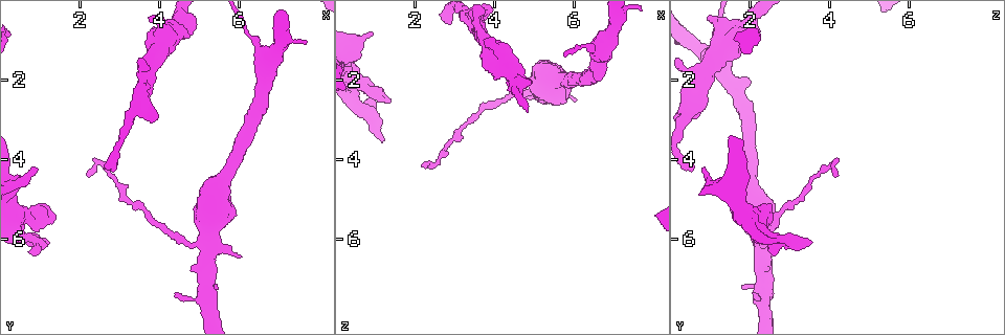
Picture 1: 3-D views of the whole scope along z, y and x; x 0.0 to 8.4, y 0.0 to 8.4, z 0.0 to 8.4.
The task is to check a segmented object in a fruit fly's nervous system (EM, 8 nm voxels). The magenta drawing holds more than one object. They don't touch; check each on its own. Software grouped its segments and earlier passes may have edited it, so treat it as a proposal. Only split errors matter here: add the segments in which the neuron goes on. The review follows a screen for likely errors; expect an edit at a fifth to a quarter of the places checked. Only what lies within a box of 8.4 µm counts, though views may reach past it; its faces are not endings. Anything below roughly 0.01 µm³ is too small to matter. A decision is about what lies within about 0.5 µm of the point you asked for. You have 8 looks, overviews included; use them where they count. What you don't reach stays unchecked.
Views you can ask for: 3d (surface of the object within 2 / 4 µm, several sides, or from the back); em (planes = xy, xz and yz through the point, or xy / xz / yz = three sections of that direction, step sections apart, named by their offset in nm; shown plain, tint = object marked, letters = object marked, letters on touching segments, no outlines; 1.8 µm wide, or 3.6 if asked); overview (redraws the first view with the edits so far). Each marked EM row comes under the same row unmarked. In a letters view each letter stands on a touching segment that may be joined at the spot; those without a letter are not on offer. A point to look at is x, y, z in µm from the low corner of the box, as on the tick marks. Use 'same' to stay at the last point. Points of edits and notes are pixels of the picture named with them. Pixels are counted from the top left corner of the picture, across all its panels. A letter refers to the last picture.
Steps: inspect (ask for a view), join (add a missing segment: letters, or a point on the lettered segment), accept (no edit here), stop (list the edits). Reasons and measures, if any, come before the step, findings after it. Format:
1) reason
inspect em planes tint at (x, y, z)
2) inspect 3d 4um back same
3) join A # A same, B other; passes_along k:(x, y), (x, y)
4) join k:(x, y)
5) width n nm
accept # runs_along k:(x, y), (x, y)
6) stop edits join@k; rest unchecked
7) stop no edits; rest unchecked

branch stops here
inspect em yz step 4 letters at (4.45, 7.35, 2.10)

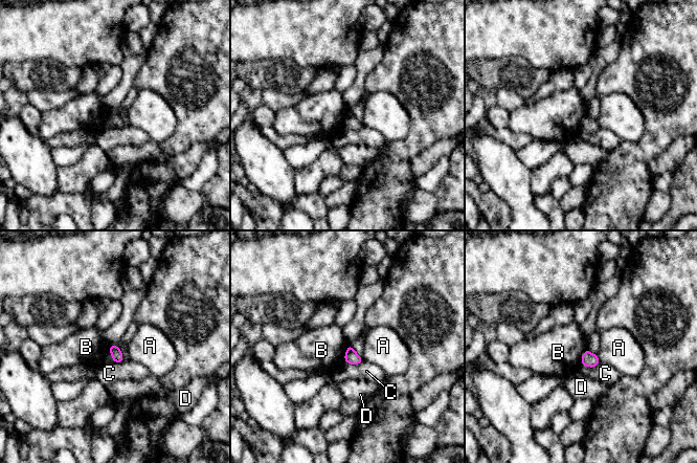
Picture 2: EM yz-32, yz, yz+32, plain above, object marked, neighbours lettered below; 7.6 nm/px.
longest_contact C 150 nm
accept # A other, B other, C other, D other; border 2:(350, 344), (345, 350), (343, 361); none of them fits

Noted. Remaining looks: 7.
stops while still wide
inspect em planes letters at (6.05, 6.40, 2.55)

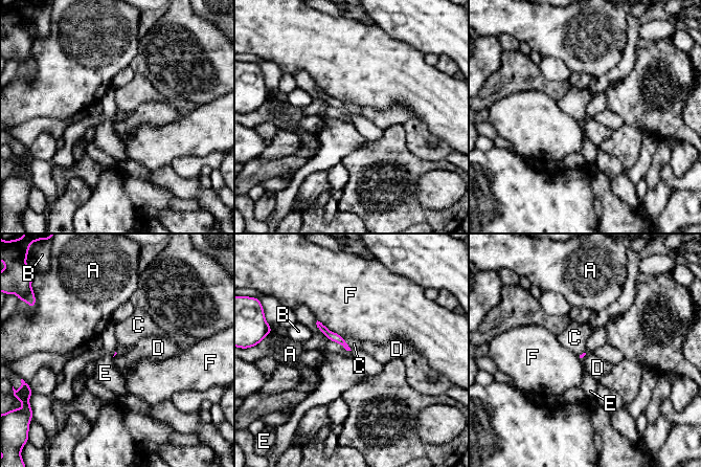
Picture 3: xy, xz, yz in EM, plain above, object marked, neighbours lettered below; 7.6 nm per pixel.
longest_contact F 240 nm
accept # A other, B other, C other, D other, E other, F other; runs_along 3:(319, 325), (345, 346); none of them fits

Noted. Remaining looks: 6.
branch stops here
inspect 3d 4um at (0.85, 6.25, 2.45)

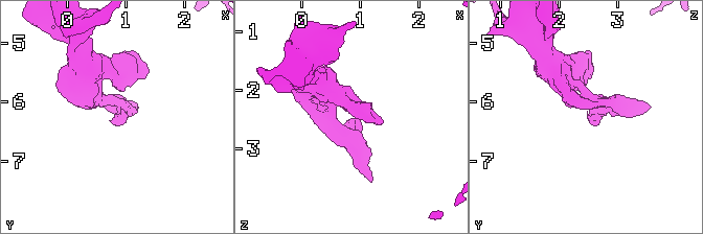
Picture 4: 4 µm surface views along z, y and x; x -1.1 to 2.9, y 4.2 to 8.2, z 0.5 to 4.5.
arm_widths 240, 280 nm
inspect em xy step 4 letters at (0.85, 6.25, 2.50)

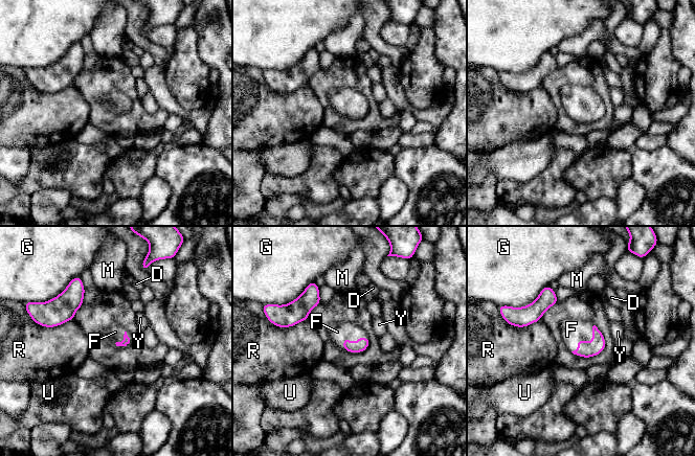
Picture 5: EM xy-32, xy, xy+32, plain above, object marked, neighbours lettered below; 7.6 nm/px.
join F # D other, F same, G other, M other, R other, U other, Y other; passes_along 5:(586, 349), (584, 341), (572, 329); the neuron continues

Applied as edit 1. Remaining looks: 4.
stop edits join@5; rest unchecked

